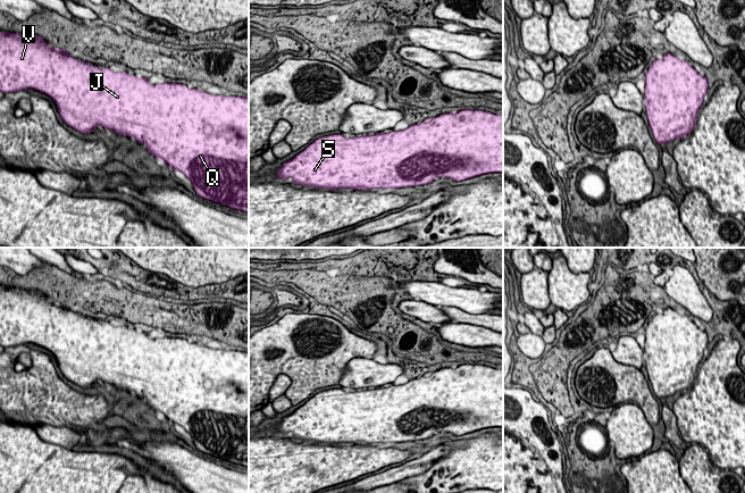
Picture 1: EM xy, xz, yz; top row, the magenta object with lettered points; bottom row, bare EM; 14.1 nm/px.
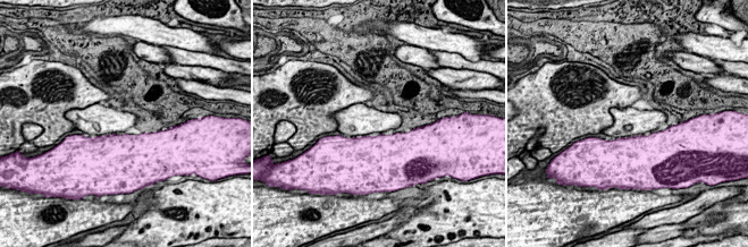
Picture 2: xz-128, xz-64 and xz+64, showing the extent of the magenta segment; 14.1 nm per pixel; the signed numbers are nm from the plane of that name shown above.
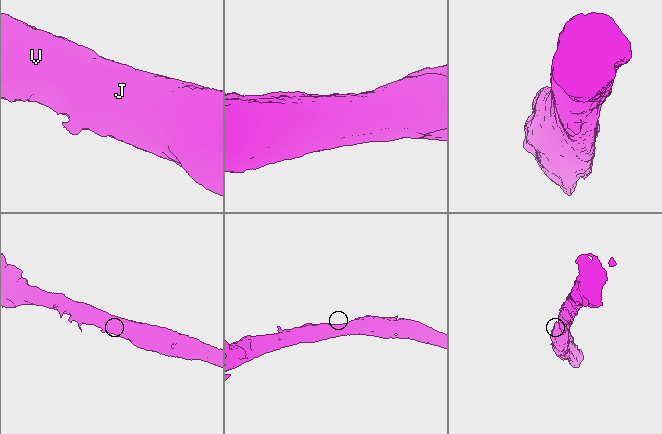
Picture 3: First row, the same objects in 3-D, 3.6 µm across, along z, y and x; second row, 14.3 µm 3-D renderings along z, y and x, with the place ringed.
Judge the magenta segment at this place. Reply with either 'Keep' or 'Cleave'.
Keep

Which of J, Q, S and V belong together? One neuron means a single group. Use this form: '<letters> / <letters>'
J Q S V

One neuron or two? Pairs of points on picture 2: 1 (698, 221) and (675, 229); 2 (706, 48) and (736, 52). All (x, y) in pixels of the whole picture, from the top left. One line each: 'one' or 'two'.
1: two
2: one

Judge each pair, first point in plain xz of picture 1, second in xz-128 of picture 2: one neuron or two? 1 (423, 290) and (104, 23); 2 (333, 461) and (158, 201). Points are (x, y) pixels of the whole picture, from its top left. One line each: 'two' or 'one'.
1: one
2: two

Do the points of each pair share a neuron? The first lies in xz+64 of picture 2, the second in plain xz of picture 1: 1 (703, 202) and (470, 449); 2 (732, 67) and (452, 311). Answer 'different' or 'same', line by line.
1: different
2: same

